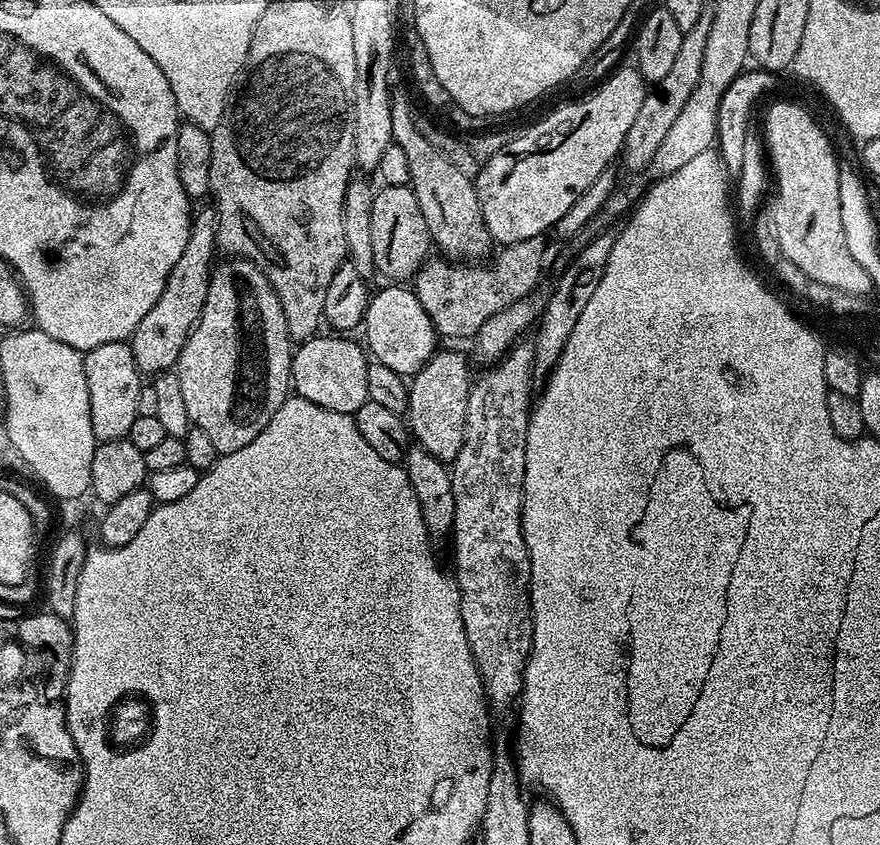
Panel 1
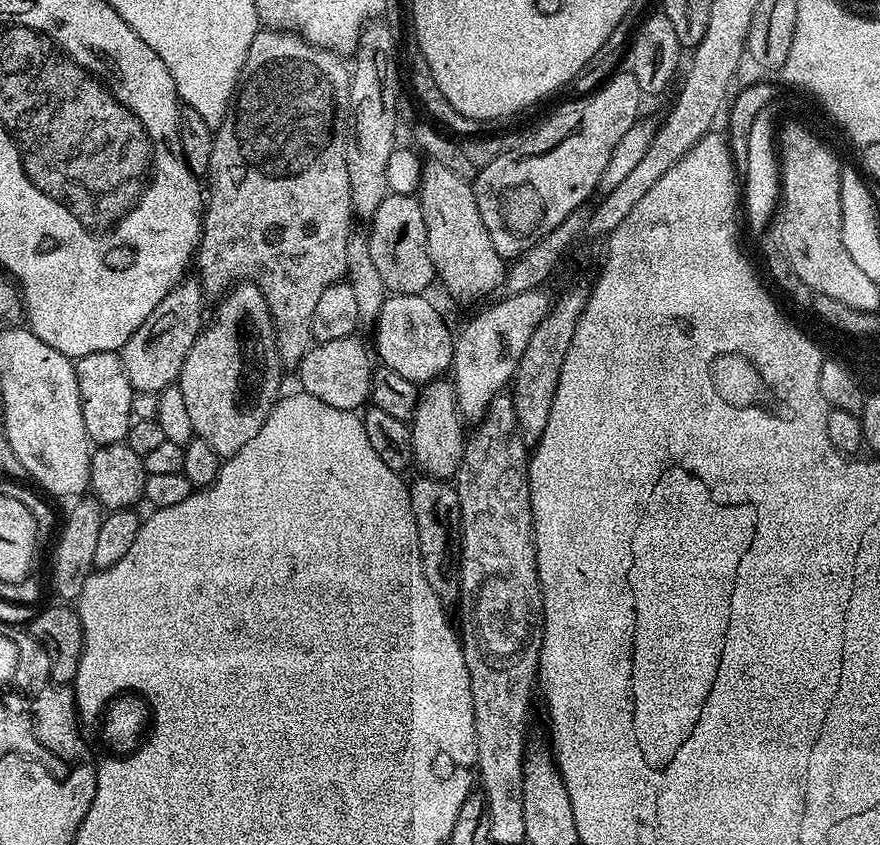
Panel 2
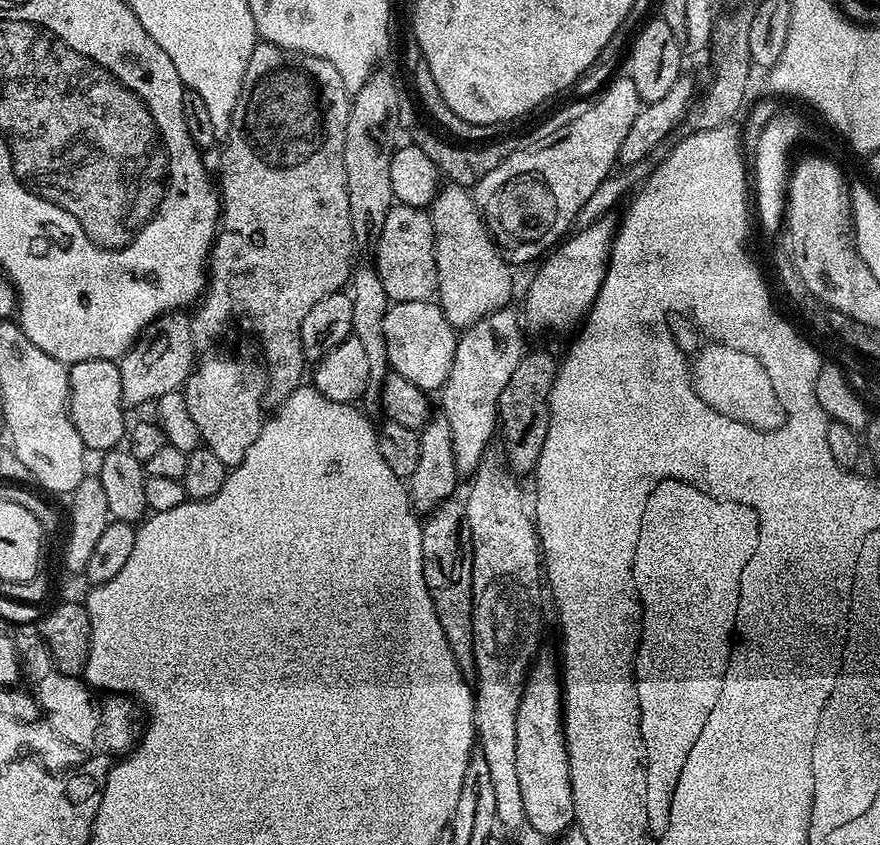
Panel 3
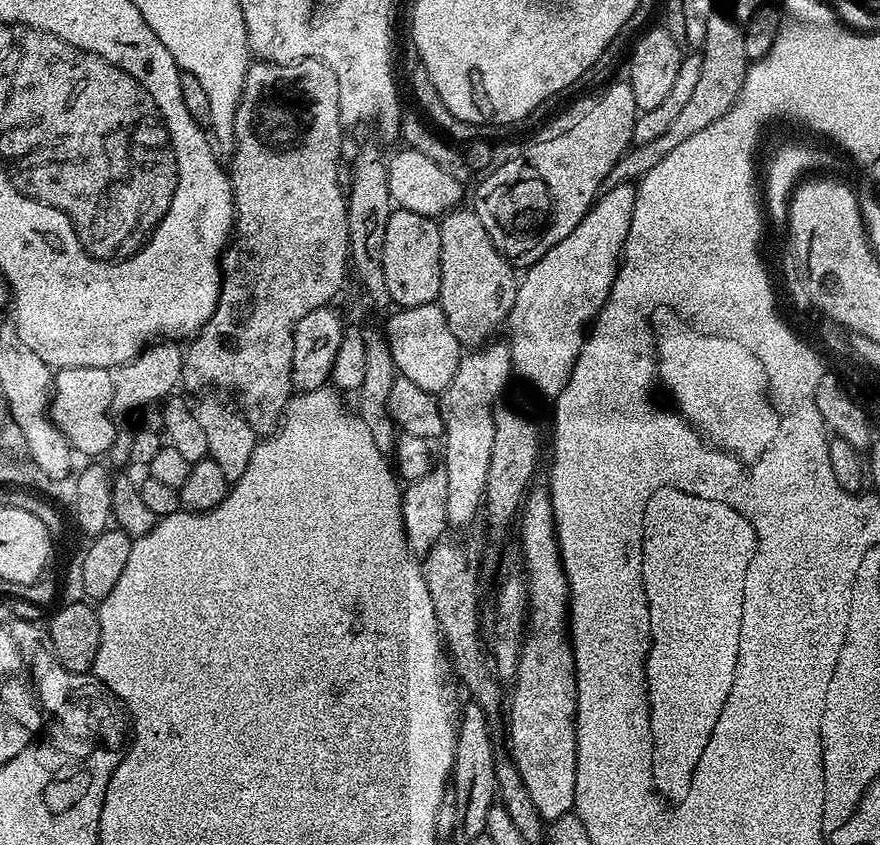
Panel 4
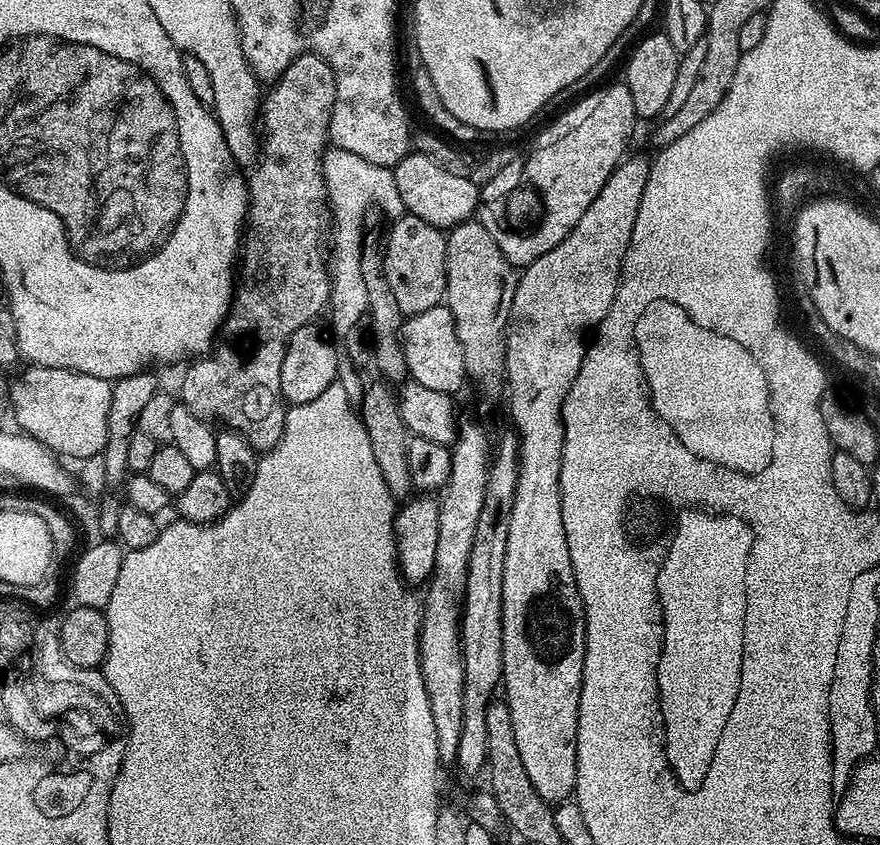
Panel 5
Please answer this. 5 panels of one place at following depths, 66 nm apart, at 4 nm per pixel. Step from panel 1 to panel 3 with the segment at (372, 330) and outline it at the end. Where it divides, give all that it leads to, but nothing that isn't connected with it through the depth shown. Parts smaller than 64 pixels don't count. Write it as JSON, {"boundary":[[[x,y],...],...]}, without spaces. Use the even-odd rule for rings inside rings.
{"boundary":[[[431,299],[393,303],[384,316],[382,334],[386,338],[386,354],[391,371],[402,374],[402,378],[414,382],[414,386],[429,394],[443,389],[454,362],[458,332],[444,317],[439,303]]]}

